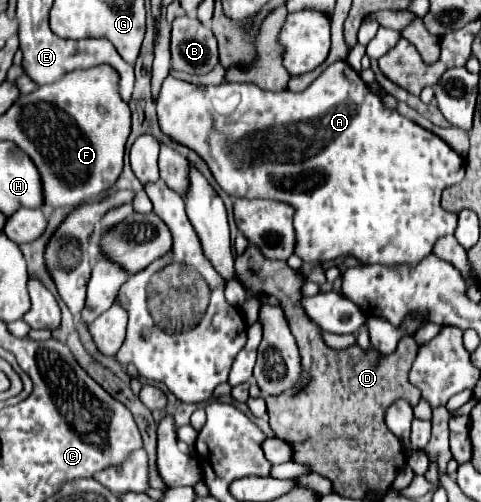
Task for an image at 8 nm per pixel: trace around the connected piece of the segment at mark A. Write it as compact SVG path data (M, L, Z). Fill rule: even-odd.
M337 62L329 66L321 76L305 90L305 92L269 92L259 88L253 82L223 82L221 86L195 86L183 80L173 78L171 74L163 80L159 98L157 98L157 114L159 114L159 124L165 134L175 138L177 142L197 150L197 154L207 162L209 170L213 172L215 180L219 186L235 198L269 198L269 200L279 200L295 206L295 232L297 232L297 248L295 254L301 256L307 264L321 264L321 262L333 262L339 256L355 256L361 264L383 264L383 266L417 266L425 256L433 252L435 242L441 236L453 234L457 226L457 214L447 212L441 208L441 192L447 186L453 186L461 182L463 178L463 158L455 154L455 150L443 142L439 136L433 132L421 128L413 120L401 116L397 110L385 108L383 100L379 94L375 94L363 80L361 76L347 64L347 62ZM283 178L289 178L287 184L283 184Z

